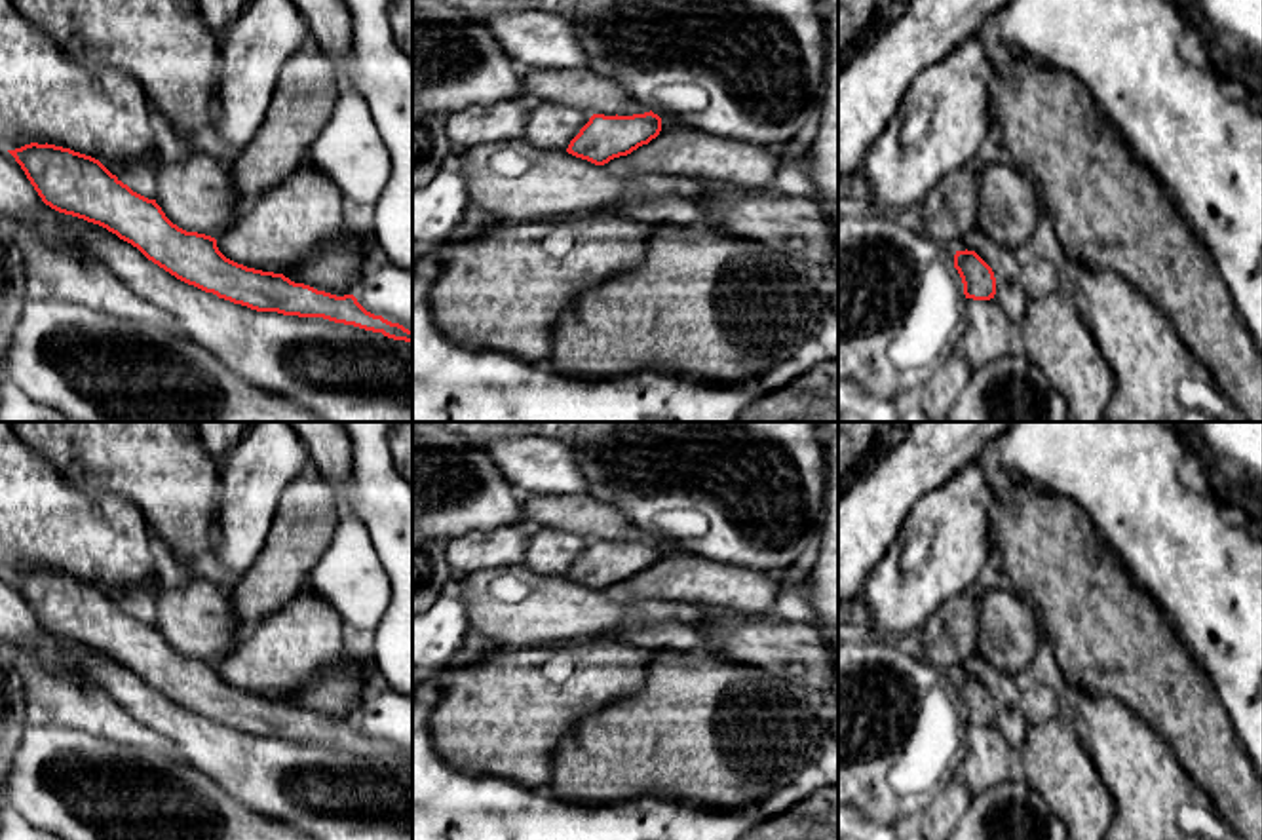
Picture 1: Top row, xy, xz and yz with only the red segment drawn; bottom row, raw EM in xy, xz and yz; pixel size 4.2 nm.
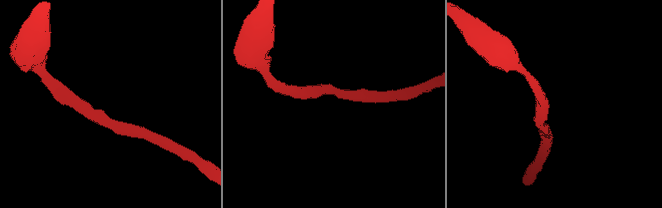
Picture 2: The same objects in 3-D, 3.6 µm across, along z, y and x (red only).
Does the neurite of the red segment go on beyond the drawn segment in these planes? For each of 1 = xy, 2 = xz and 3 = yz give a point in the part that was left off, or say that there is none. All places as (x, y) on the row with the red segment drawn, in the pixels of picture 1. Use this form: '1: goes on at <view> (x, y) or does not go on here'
1: does not go on here
2: does not go on here
3: does not go on here

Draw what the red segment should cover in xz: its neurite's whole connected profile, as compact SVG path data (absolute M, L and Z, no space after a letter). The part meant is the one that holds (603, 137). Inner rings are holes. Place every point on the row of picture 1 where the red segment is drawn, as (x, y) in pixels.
M652 110L633 116L593 114L570 141L566 152L595 165L604 165L648 144L660 131L661 118Z

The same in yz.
M956 251L954 268L958 270L966 298L990 300L996 295L992 268L975 251Z

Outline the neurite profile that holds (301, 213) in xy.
M306 162L239 213L236 222L217 238L217 247L226 258L247 268L283 274L325 241L346 234L342 201L338 188Z

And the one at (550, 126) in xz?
M536 101L523 141L544 150L566 152L570 141L589 122L591 114L551 101Z

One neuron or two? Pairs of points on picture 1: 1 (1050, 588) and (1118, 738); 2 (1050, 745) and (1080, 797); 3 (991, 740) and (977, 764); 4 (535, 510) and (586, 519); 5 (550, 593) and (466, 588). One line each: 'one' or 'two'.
1: two
2: one
3: one
4: one
5: one

